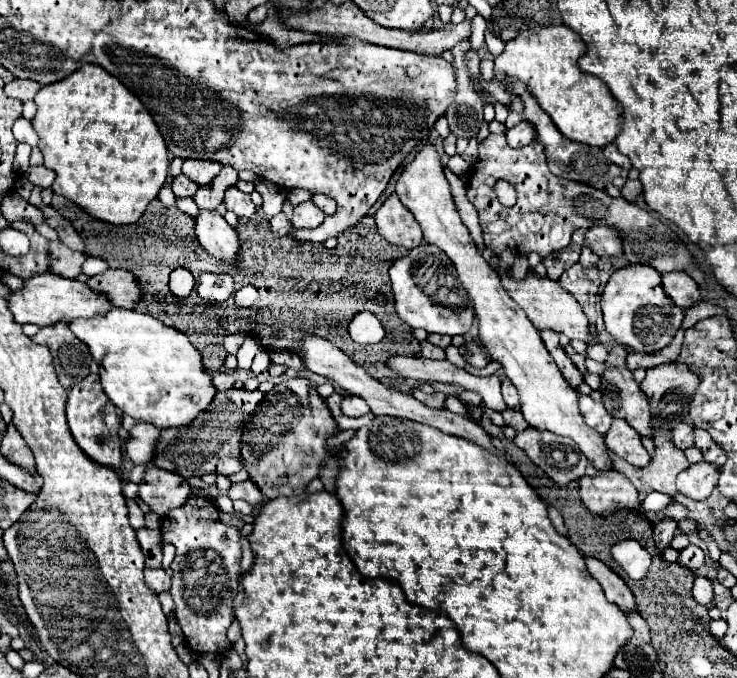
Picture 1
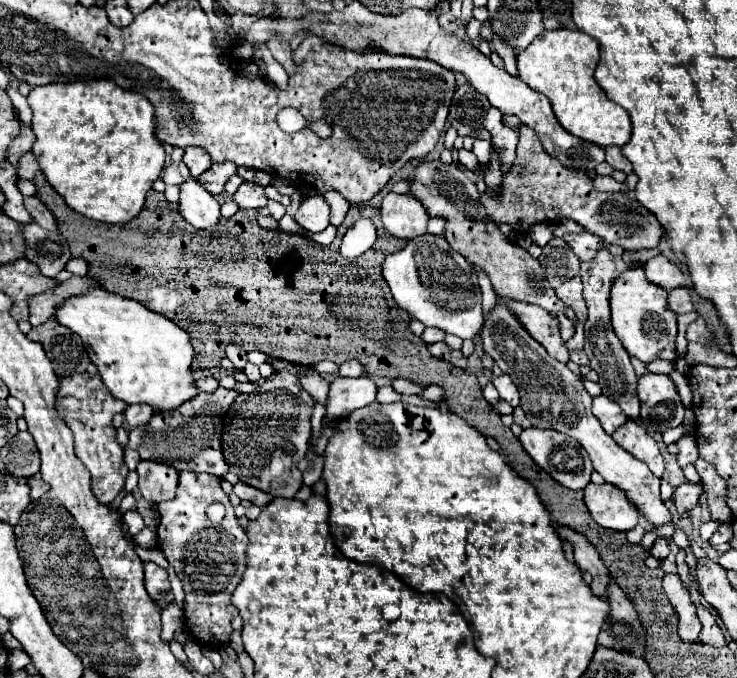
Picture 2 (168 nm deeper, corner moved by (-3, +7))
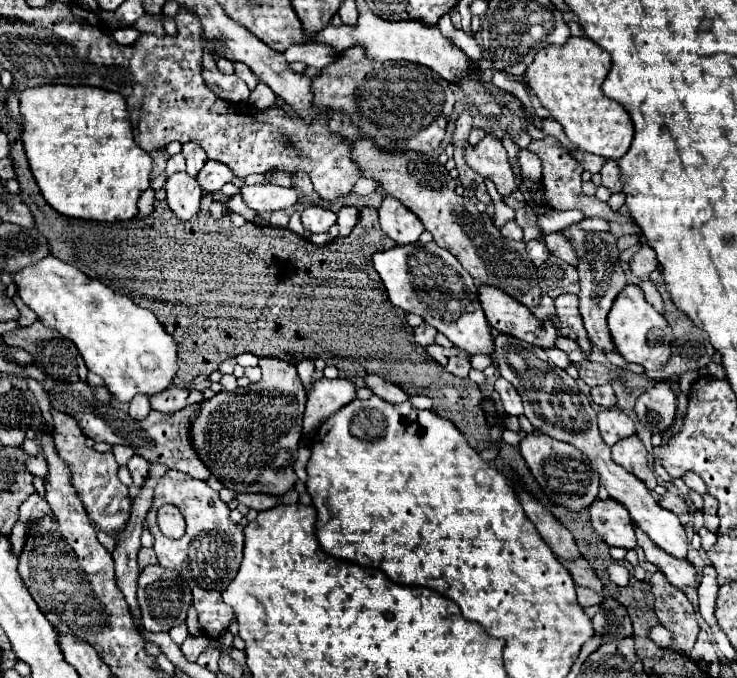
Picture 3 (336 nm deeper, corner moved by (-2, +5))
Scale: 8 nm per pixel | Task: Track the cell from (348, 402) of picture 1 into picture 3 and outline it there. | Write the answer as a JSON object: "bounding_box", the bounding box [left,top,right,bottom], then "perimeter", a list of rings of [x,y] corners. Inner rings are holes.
{"bounding_box":[303,378,357,434],"perimeter":[[[323,378],[315,382],[307,392],[303,434],[317,430],[331,414],[339,412],[343,404],[355,398],[357,398],[357,386],[347,378],[335,378],[335,380]]]}

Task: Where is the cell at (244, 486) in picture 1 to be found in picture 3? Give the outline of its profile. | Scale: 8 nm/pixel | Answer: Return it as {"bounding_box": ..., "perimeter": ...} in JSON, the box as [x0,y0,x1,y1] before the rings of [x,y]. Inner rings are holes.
{"bounding_box":[237,494,277,510],"perimeter":[[[237,494],[237,500],[253,510],[269,510],[277,504],[277,498],[273,498],[271,494]]]}

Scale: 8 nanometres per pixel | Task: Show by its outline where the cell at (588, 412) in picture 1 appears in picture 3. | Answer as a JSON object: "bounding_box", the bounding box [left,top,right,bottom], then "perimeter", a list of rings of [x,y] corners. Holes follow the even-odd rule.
{"bounding_box":[597,408,635,446],"perimeter":[[[605,408],[605,410],[597,412],[597,420],[599,420],[601,436],[609,446],[619,442],[621,438],[635,434],[633,420],[619,408]]]}

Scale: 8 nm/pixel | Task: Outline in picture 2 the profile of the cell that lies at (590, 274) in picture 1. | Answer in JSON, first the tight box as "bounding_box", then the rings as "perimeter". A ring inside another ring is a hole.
{"bounding_box":[556,276,588,324],"perimeter":[[[580,276],[562,282],[562,284],[556,288],[556,296],[558,296],[558,298],[560,298],[568,308],[574,310],[578,324],[582,324],[582,322],[586,320],[588,312],[586,312],[586,308],[584,308],[584,298],[582,298],[582,280],[580,280]]]}

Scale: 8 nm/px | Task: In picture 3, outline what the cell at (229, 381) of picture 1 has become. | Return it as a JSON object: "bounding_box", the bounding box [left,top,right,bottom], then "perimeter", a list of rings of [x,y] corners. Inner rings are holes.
{"bounding_box":[151,388,205,412],"perimeter":[[[167,388],[161,394],[151,398],[151,408],[157,412],[177,412],[189,404],[203,402],[205,396],[199,390],[185,390],[185,388]]]}

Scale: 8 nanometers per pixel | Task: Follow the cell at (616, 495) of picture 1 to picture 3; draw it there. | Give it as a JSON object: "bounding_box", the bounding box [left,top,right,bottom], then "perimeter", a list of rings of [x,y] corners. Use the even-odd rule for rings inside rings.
{"bounding_box":[589,498,635,548],"perimeter":[[[597,498],[589,506],[591,524],[595,532],[609,544],[609,546],[623,546],[623,548],[635,548],[635,526],[631,522],[631,516],[627,514],[627,508],[621,502],[615,502],[613,498],[601,500]]]}

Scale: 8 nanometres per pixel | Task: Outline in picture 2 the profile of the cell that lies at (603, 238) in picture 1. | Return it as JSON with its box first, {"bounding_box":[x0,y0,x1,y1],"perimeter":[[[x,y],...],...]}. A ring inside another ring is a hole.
{"bounding_box":[564,232,604,262],"perimeter":[[[580,232],[580,234],[564,234],[564,242],[572,248],[572,252],[580,258],[580,262],[588,262],[596,256],[596,248],[604,244],[598,236],[592,236],[590,232]]]}

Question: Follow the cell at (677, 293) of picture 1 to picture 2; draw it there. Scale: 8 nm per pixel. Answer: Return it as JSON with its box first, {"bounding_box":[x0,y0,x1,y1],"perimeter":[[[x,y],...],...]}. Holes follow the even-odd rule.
{"bounding_box":[644,256,684,290],"perimeter":[[[654,256],[654,258],[650,258],[644,264],[644,272],[646,272],[648,282],[652,282],[652,284],[664,288],[664,290],[672,290],[672,288],[684,286],[684,274],[666,256]]]}

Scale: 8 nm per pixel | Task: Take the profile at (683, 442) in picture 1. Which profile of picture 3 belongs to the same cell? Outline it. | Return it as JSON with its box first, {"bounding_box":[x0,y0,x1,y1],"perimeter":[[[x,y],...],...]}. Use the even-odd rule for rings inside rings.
{"bounding_box":[683,474,707,494],"perimeter":[[[685,474],[685,476],[683,476],[683,482],[685,482],[691,490],[695,490],[695,492],[699,492],[699,494],[705,494],[705,492],[707,492],[705,482],[703,482],[697,474]]]}

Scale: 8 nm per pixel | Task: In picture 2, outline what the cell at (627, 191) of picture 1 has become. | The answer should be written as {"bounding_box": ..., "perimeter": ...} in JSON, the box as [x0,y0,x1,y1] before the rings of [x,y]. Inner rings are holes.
{"bounding_box":[594,176,626,192],"perimeter":[[[596,176],[596,178],[594,178],[594,188],[596,188],[598,192],[608,192],[608,190],[622,190],[622,192],[626,192],[624,182],[616,182],[616,180],[610,178],[610,176]]]}

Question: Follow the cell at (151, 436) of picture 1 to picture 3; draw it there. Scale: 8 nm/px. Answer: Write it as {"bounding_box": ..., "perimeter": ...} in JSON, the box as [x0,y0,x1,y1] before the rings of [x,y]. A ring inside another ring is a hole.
{"bounding_box":[129,394,151,420],"perimeter":[[[145,394],[135,396],[135,398],[131,400],[131,404],[129,404],[129,414],[131,414],[131,418],[135,418],[135,420],[143,420],[143,418],[149,414],[149,410],[151,410],[151,406],[149,406],[149,396],[145,396]]]}

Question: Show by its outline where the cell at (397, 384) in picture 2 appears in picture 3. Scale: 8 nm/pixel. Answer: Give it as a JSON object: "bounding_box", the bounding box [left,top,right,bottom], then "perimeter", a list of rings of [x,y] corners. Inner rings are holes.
{"bounding_box":[365,374,409,404],"perimeter":[[[377,374],[365,376],[365,382],[367,382],[367,386],[369,386],[379,398],[383,398],[383,400],[387,400],[387,402],[391,402],[391,404],[401,404],[401,402],[409,400],[409,394],[407,394],[401,386],[391,384],[391,382],[385,382],[385,380],[379,378]]]}

